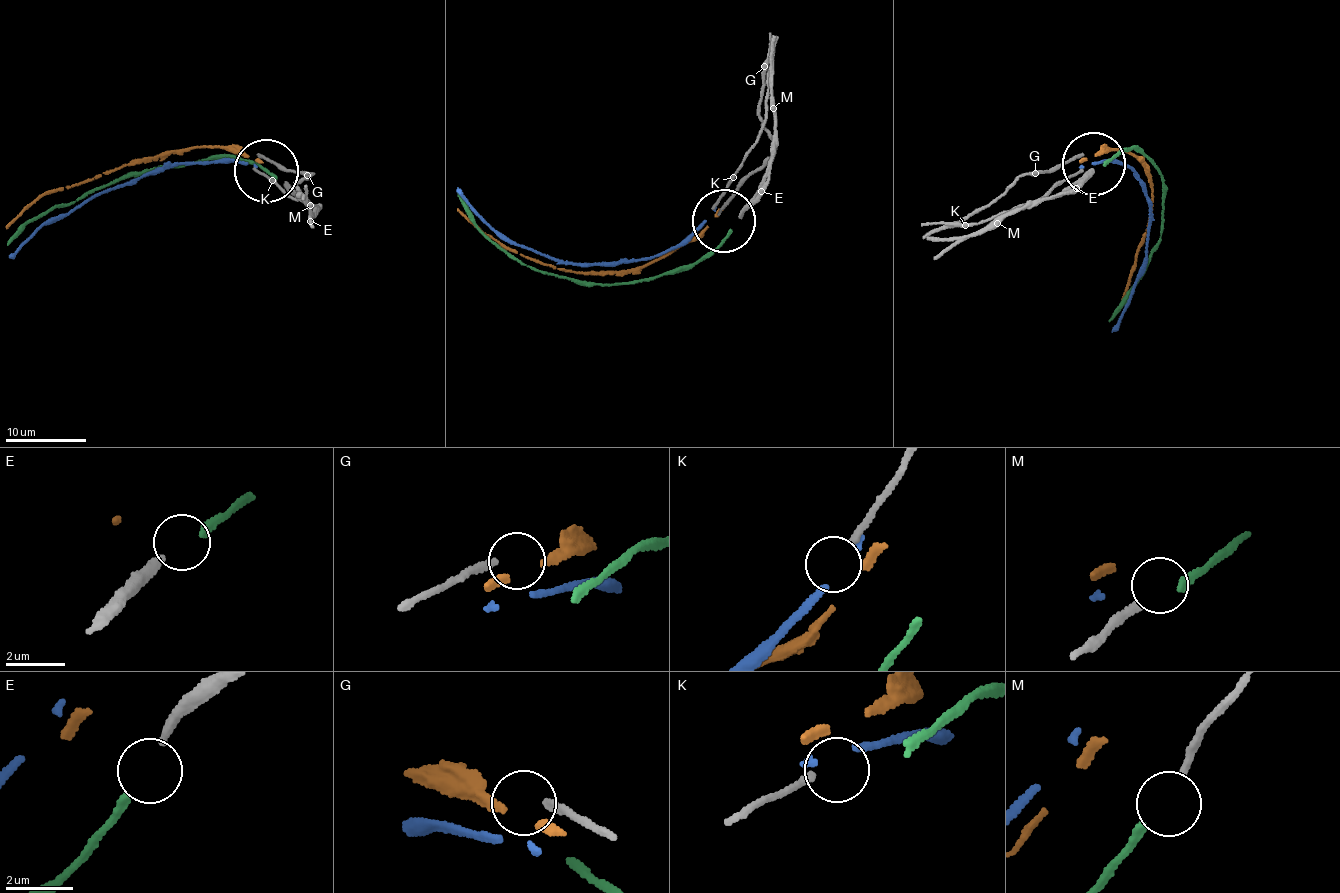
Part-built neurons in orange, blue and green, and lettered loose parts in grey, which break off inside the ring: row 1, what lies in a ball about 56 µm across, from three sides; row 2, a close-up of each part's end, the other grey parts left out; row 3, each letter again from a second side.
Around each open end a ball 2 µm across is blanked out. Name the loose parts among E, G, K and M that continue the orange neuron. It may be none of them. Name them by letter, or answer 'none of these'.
none of these

